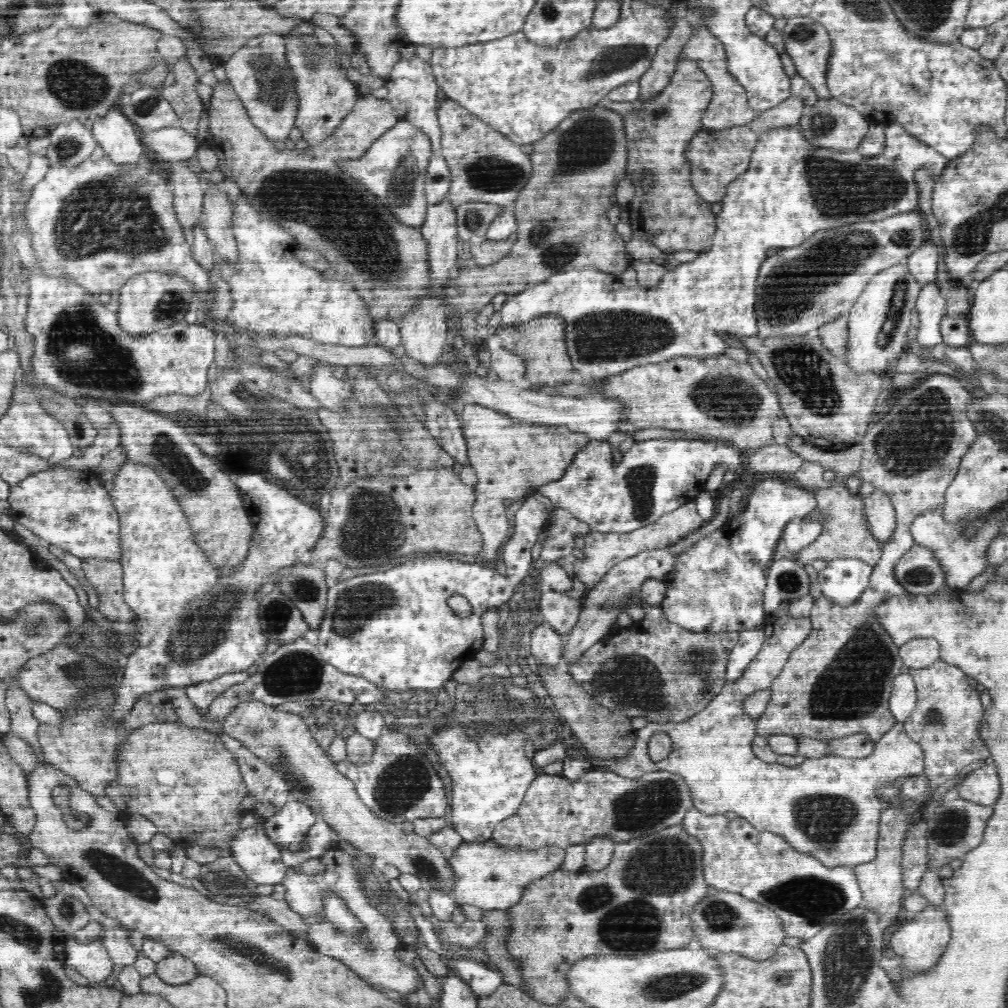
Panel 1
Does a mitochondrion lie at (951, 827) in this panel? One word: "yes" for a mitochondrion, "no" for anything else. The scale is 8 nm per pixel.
yes

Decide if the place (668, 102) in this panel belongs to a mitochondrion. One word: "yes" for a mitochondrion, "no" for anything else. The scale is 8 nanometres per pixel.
no

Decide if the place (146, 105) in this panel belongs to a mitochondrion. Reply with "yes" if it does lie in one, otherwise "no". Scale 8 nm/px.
yes

